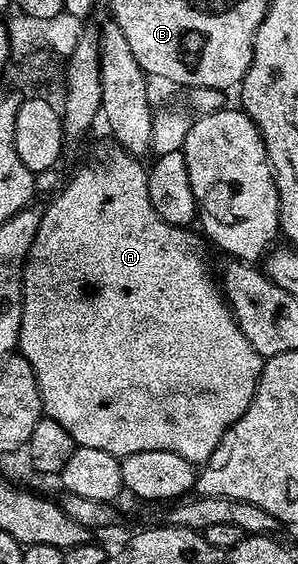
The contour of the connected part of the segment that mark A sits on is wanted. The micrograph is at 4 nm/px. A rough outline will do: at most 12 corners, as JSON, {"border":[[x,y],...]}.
{"border":[[124,150],[42,208],[17,351],[76,447],[207,465],[265,359]]}

